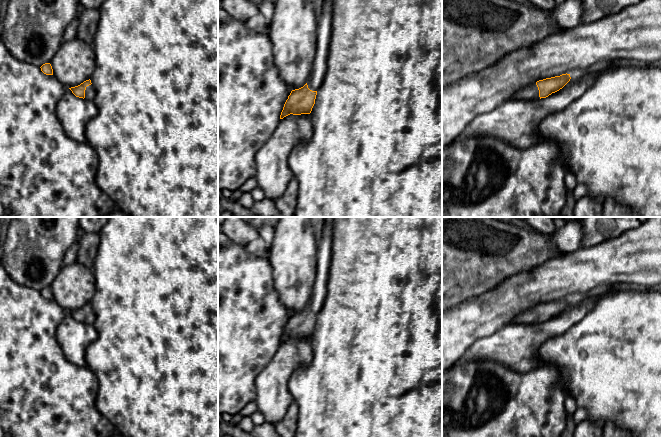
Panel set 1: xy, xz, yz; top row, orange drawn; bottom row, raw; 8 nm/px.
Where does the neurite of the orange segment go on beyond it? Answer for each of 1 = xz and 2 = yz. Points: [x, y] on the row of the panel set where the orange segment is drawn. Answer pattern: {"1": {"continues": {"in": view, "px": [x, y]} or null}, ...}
{"1": {"continues": {"in": "xz", "px": [324, 21]}}, "2": {"continues": {"in": "yz", "px": [530, 92]}}}

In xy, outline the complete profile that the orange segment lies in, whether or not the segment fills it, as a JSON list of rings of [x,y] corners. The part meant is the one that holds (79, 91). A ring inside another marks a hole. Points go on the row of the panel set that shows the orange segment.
[[[86,80],[78,86],[69,88],[72,93],[79,98],[86,100],[93,100],[95,97],[95,89],[91,83],[91,80]]]

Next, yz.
[[[566,73],[560,76],[539,80],[519,90],[511,99],[538,100],[546,98],[552,93],[562,89],[570,79],[570,74]]]

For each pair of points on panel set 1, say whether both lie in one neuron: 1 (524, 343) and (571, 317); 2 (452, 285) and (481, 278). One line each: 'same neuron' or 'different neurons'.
1: same neuron
2: same neuron

